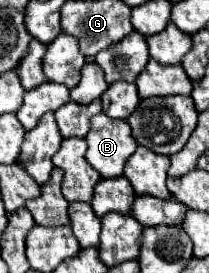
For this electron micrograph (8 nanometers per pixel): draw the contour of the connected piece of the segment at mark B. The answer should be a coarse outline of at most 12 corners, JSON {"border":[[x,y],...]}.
{"border":[[93,117],[87,161],[103,179],[121,177],[139,147],[123,119]]}

